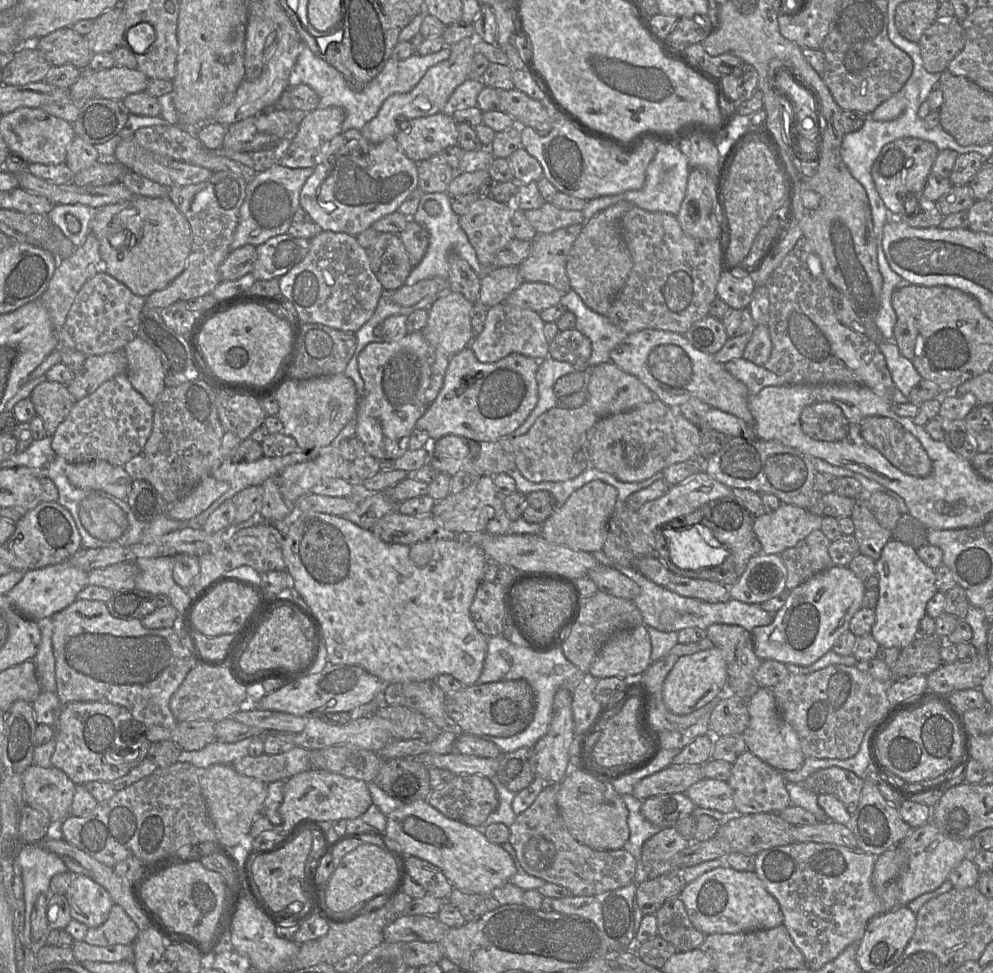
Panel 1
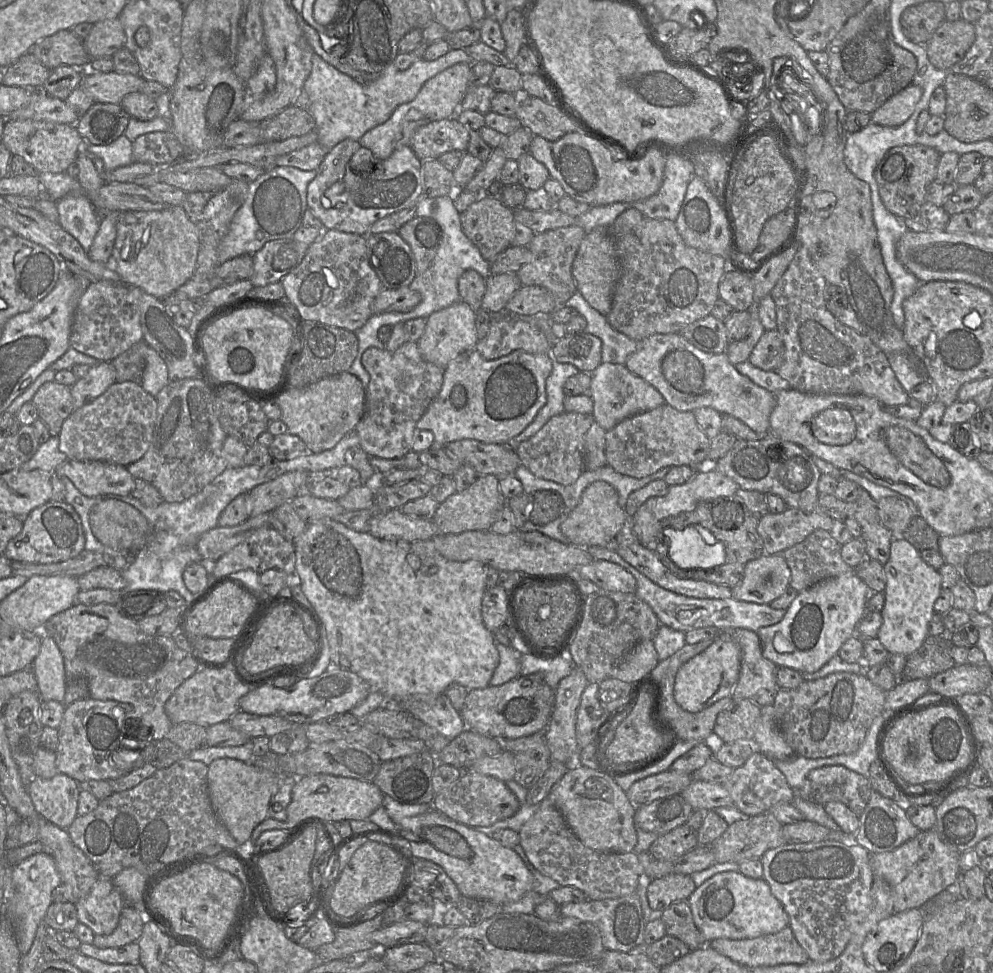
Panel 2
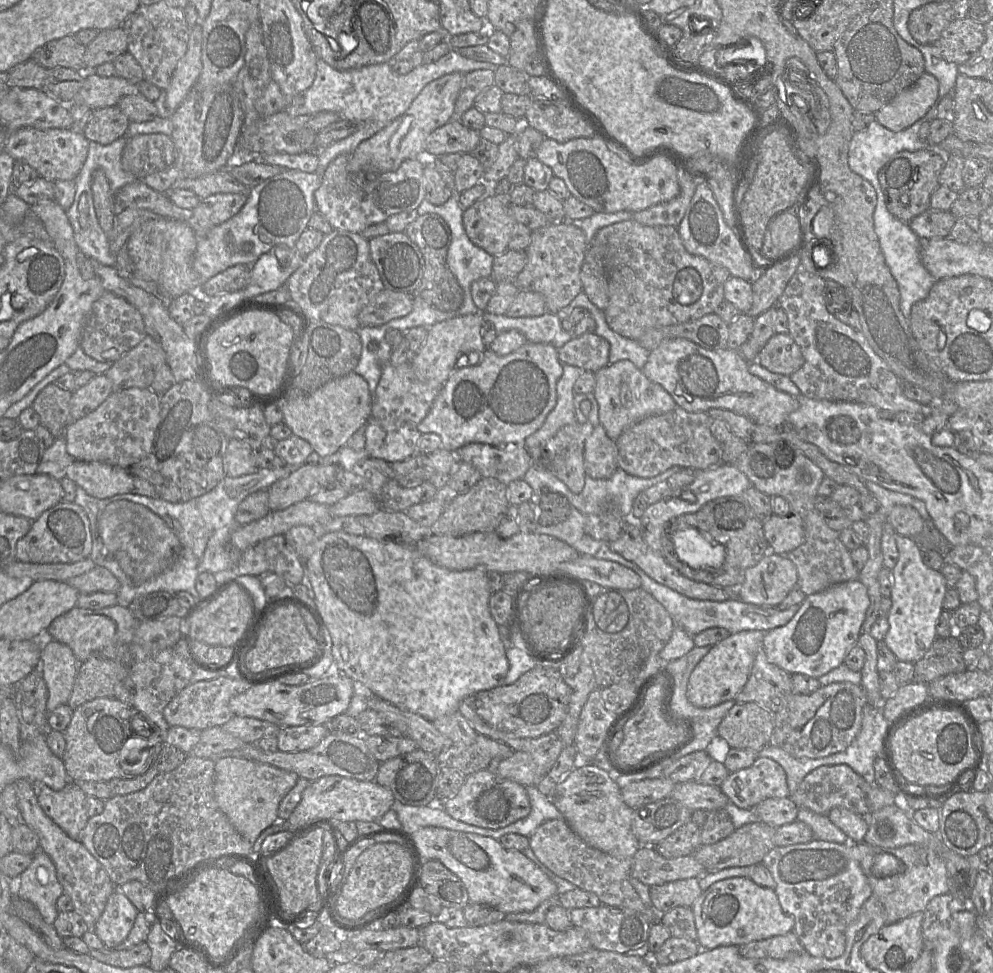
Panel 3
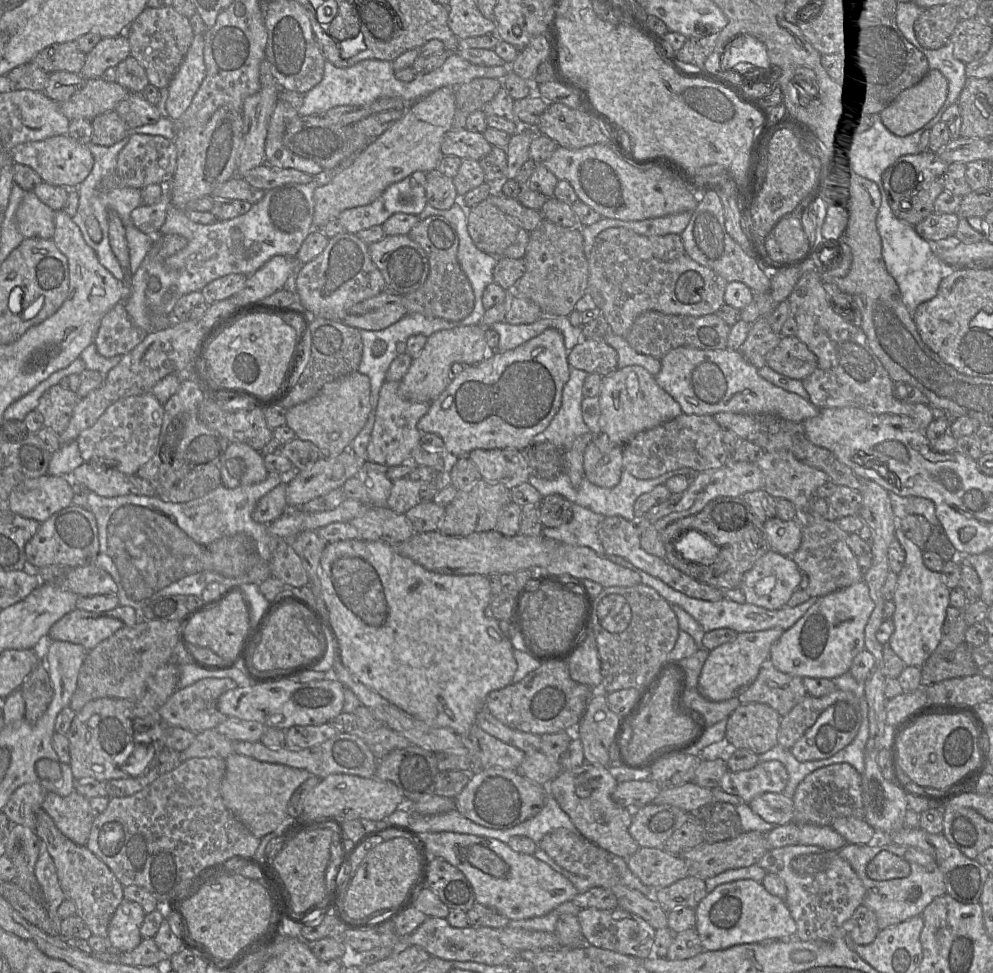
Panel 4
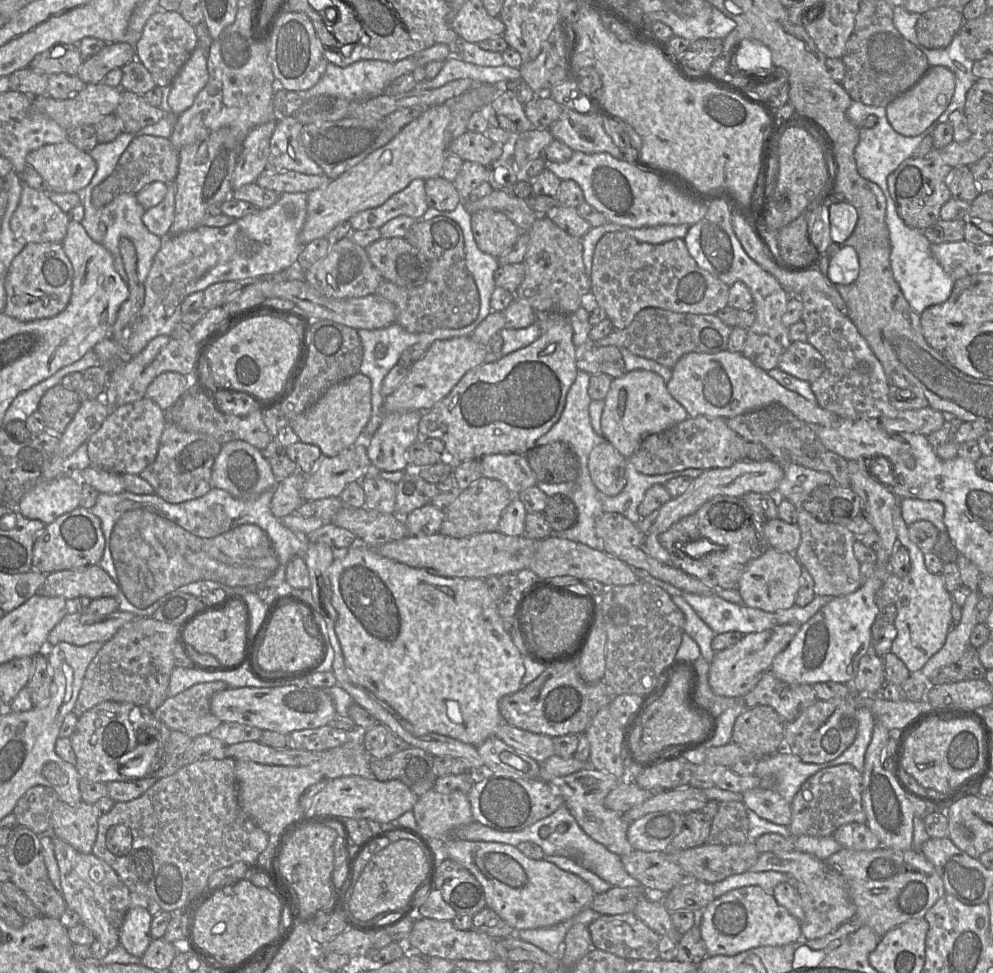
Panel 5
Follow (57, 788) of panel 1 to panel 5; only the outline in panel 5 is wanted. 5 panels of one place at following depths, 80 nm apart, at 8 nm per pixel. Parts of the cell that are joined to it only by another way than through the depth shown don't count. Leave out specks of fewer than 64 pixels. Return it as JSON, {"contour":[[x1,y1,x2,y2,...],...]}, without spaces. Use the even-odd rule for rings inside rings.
{"contour":[[60,800,52,811,53,834,80,853,92,853,98,831,98,817,91,804,81,801,69,805]]}

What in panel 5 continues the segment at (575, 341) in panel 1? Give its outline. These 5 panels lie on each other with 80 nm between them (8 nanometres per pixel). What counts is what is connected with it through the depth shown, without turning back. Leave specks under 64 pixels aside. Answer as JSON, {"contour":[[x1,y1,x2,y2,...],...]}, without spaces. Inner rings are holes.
{"contour":[[593,343,577,348,577,367,590,375,607,375,612,379,627,373,621,352,615,346,596,346]]}

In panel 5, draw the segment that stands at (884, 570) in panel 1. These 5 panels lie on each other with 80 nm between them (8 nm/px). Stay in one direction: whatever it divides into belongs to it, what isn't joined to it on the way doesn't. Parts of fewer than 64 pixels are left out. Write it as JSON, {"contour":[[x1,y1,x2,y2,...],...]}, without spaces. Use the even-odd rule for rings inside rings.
{"contour":[[899,505,893,511,893,521,897,538,910,556,910,571,901,579,895,606,897,615,894,626,897,636,892,642,891,652,900,658,910,672,920,671,926,662,938,652,945,643,946,636,952,626,951,593,947,591,941,574,930,572,924,562,924,553,908,536,908,526,901,515]]}

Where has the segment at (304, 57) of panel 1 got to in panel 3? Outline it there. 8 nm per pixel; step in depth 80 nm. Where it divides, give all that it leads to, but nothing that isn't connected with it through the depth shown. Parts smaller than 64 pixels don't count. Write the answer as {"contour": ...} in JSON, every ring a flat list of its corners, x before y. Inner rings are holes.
{"contour":[[451,50,434,63,414,67,405,75,396,74,391,63,373,64,339,71,323,59,318,58,313,84,304,92,304,104,299,108,285,111,291,115,312,115,321,111,332,111,338,113,342,120,348,120,358,125,358,129,347,138,335,141,322,150,313,151,318,155,319,160,316,173,322,178,325,169,336,157,351,155,362,141,370,138,402,115,428,83,454,72,467,74,481,69,495,72,498,67,498,65,489,62,466,58,456,50]]}

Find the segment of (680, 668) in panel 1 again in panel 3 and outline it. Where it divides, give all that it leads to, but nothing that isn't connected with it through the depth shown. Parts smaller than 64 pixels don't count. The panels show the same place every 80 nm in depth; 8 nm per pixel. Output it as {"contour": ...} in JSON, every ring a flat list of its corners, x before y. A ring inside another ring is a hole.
{"contour":[[749,630,731,634,718,642,701,659,691,673,687,685,687,698,696,707,710,708,734,699,750,676,755,656,763,646,767,631]]}

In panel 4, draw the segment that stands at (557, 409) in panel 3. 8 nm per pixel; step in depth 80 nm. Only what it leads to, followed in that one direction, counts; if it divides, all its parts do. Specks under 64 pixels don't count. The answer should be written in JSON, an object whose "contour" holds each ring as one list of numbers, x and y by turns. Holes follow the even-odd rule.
{"contour":[[571,368,569,380,563,389,559,411,549,426,537,434,532,442,549,442,566,450,578,437,590,432,582,414,582,388,587,375,585,371]]}

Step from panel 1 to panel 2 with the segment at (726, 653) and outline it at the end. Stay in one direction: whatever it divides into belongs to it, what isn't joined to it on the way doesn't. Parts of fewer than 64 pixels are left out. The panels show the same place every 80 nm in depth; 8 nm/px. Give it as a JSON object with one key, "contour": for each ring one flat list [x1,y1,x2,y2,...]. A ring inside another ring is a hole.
{"contour":[[748,629,720,630,718,638,731,639,739,646,741,651,739,678,730,695,732,699,748,699,760,707,773,706,775,697,780,689,776,678,778,666,763,656,759,636]]}

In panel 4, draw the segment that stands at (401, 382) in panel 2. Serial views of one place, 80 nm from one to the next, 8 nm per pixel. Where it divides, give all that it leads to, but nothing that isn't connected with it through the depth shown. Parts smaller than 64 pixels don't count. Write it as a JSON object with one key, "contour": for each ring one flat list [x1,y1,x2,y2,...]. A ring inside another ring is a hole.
{"contour":[[384,381,379,392,375,423,366,450,366,459,385,466,398,466,411,461,413,449,420,444,417,424,430,408,428,402,412,402,398,394,399,382]]}

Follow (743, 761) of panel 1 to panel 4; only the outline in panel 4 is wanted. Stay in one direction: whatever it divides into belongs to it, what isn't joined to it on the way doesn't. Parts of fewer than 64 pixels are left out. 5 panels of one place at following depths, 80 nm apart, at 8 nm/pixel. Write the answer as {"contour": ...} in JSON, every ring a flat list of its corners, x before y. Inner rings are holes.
{"contour":[[771,760,760,762,750,770,727,771,721,779,720,787,749,804,764,793,782,793,787,782,788,772,784,765,777,760]]}

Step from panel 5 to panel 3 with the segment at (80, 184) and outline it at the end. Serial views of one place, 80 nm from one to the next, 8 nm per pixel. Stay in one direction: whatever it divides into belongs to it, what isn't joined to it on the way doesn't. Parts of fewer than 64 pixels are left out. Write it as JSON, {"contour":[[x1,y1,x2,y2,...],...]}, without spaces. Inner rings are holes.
{"contour":[[20,128,9,133,4,150,14,160,22,161,33,167,41,177,48,181,74,180,81,171,88,155,89,140,83,133,68,129]]}

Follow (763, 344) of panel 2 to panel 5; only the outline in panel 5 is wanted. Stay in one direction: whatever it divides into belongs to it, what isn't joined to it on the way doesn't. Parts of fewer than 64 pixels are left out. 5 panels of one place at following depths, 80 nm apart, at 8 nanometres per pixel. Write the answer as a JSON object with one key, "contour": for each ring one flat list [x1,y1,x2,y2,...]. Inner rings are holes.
{"contour":[[793,341,779,357,777,368,812,383,823,373,825,361,822,354,810,343]]}

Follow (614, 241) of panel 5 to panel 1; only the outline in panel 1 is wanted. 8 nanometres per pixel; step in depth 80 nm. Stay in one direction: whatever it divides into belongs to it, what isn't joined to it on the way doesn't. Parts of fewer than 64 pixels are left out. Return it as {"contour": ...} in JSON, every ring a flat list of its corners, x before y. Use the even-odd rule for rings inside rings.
{"contour":[[637,206,632,207,620,221,620,232,624,243,632,259,632,268,623,288,614,298,607,317,617,327,624,330,627,334,632,334,643,329,658,329,684,334,695,322,704,319,709,315,712,301,717,297,716,285,723,271,728,270,723,259,720,240,697,240,687,236,680,227,677,217,665,212,651,212]]}

